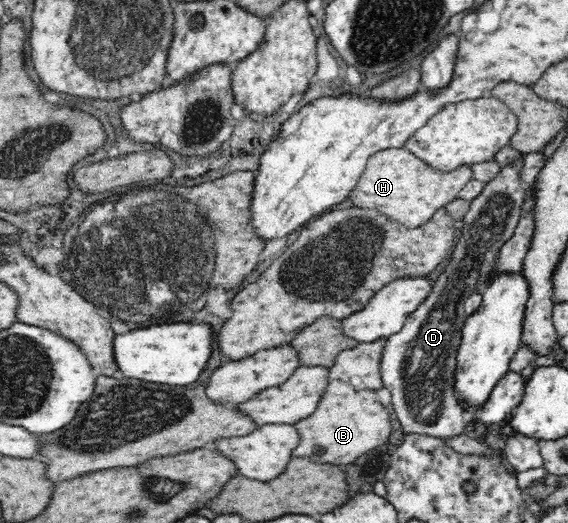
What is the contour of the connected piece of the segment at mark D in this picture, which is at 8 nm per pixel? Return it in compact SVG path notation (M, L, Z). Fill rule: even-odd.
M523 153L511 158L511 162L501 166L499 172L484 183L481 192L469 200L460 239L445 271L434 281L425 302L407 317L401 330L383 338L379 376L383 387L391 393L395 416L405 434L441 439L441 436L464 432L467 420L459 402L461 393L456 387L459 347L468 317L463 304L469 294L482 294L494 270L493 262L499 246L513 234L513 226L519 221L526 184L521 180L524 158Z

